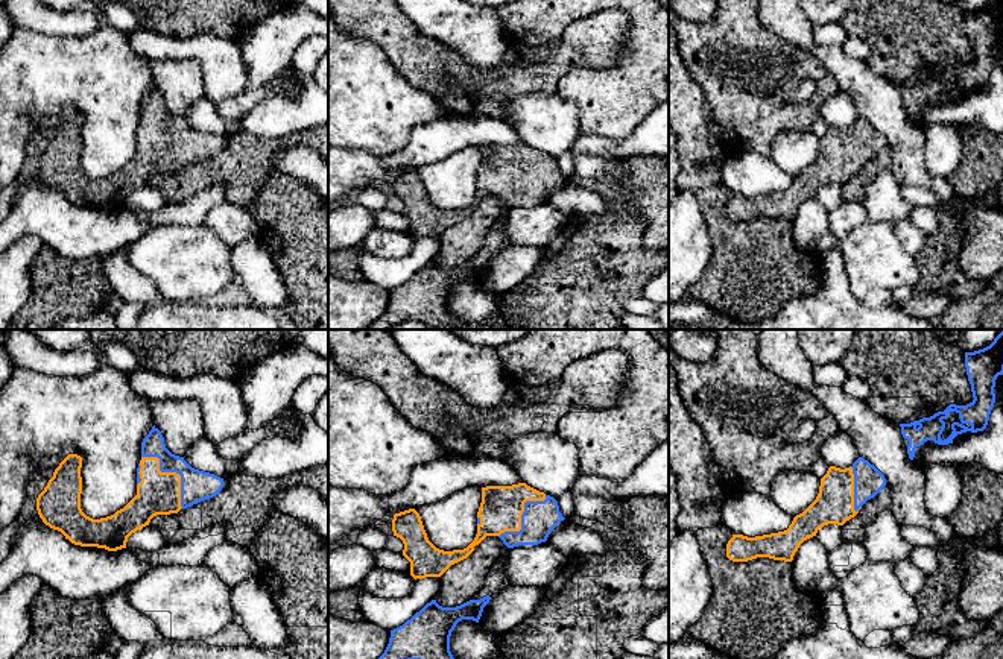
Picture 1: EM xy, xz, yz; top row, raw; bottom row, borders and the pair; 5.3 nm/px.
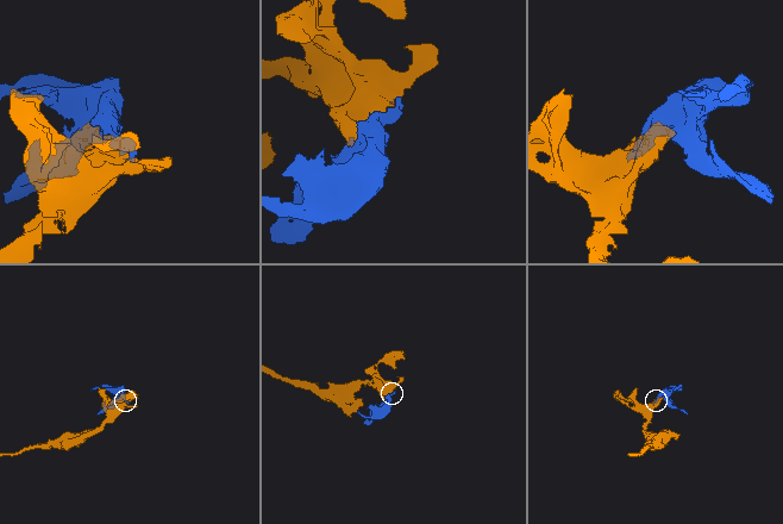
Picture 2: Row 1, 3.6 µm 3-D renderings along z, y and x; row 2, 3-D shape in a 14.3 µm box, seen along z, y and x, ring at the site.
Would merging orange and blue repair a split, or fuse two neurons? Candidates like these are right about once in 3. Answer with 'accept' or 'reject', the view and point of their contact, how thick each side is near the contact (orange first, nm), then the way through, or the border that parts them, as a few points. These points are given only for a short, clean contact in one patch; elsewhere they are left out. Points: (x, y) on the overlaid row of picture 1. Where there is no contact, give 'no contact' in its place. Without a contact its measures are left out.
accept; meets orange in xy at (172, 472); 220 nm thick on the orange side, 160 nm on the other

